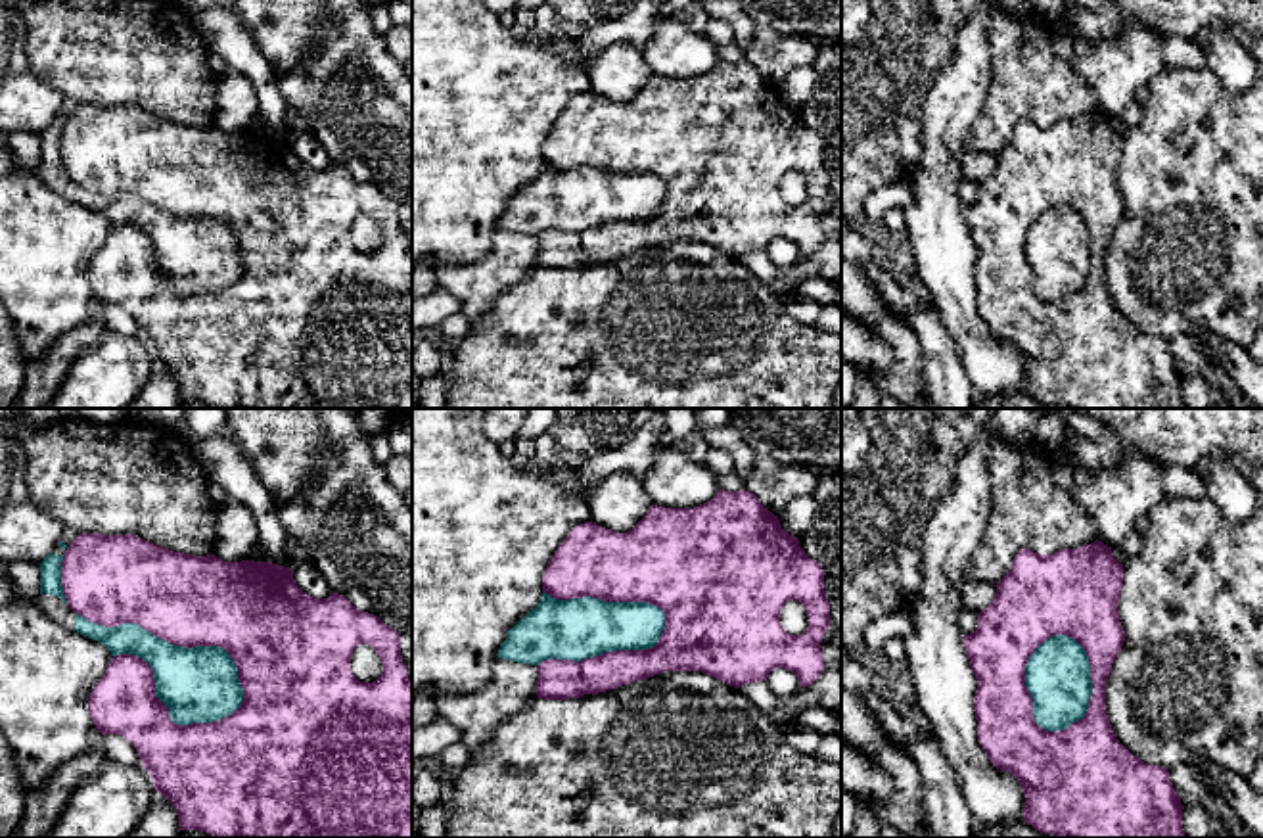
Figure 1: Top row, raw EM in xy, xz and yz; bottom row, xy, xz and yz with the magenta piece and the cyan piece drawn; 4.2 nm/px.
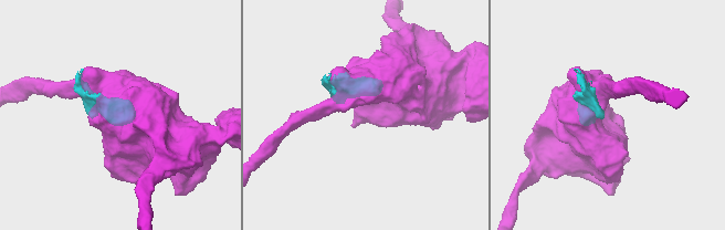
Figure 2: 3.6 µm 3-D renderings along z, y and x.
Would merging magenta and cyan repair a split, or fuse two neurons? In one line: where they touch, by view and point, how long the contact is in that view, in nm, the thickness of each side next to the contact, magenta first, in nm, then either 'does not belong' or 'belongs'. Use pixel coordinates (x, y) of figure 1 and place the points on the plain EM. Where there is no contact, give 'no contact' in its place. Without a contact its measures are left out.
xy (179, 215) | 800 nm | 380/320 nm | does not belong

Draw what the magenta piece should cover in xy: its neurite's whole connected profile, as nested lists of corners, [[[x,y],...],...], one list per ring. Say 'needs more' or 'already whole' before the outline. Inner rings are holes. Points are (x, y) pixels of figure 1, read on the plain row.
already whole; [[[80,104],[63,125],[61,157],[69,178],[92,194],[103,198],[136,194],[174,217],[220,217],[238,238],[243,272],[228,288],[211,293],[172,293],[169,278],[155,267],[151,236],[132,224],[113,226],[103,247],[88,267],[88,282],[98,303],[121,305],[136,318],[142,336],[153,351],[155,362],[165,366],[176,380],[180,401],[201,401],[213,408],[412,408],[412,251],[402,234],[401,205],[378,186],[356,180],[337,163],[322,171],[312,169],[297,157],[291,138],[255,130],[224,132],[215,125],[194,127],[174,123],[134,105]],[[358,215],[372,217],[383,234],[383,242],[374,253],[360,253],[353,245],[351,228]]]

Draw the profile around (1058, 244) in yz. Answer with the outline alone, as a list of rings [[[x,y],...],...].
[[[1054,205],[1035,219],[1025,236],[1033,288],[1045,301],[1064,301],[1085,288],[1092,265],[1091,234],[1083,217]]]

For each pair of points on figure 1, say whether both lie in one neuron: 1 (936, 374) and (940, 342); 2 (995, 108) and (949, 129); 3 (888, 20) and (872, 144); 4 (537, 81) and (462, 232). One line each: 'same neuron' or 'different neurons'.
1: same neuron
2: different neurons
3: same neuron
4: same neuron

